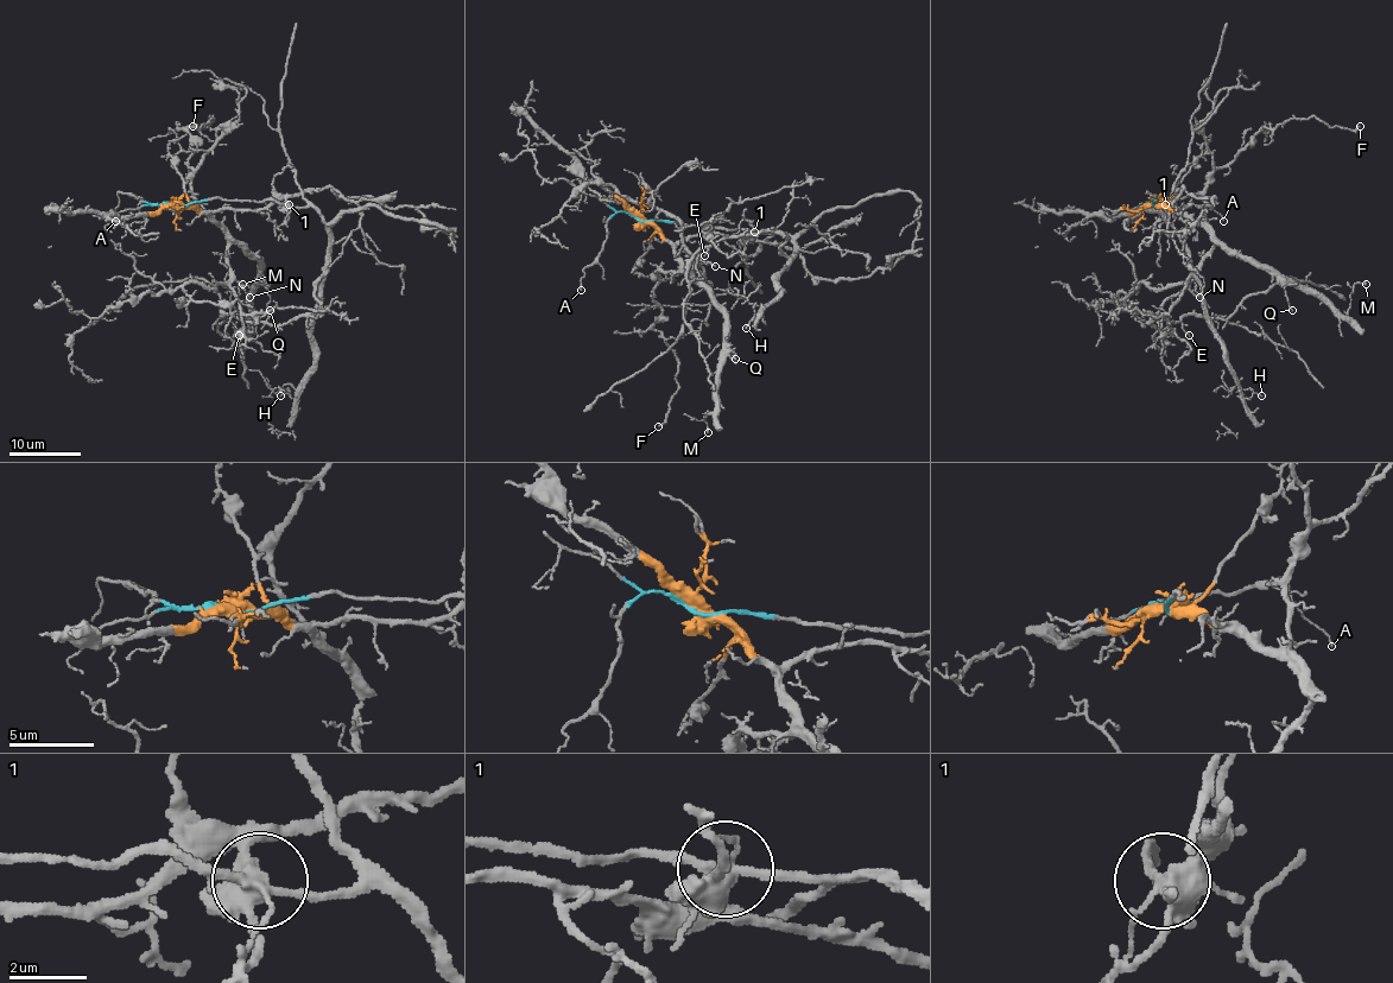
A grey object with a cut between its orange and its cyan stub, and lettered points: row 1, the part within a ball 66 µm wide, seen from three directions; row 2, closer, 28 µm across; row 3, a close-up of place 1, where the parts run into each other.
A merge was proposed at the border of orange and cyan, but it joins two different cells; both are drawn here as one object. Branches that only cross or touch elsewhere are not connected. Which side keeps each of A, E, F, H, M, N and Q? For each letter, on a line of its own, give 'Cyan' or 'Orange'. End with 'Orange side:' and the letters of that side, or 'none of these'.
A: Cyan
E: Cyan
F: Orange
H: Cyan
M: Orange
N: Orange
Q: Orange
Orange side: F, M, N, Q

